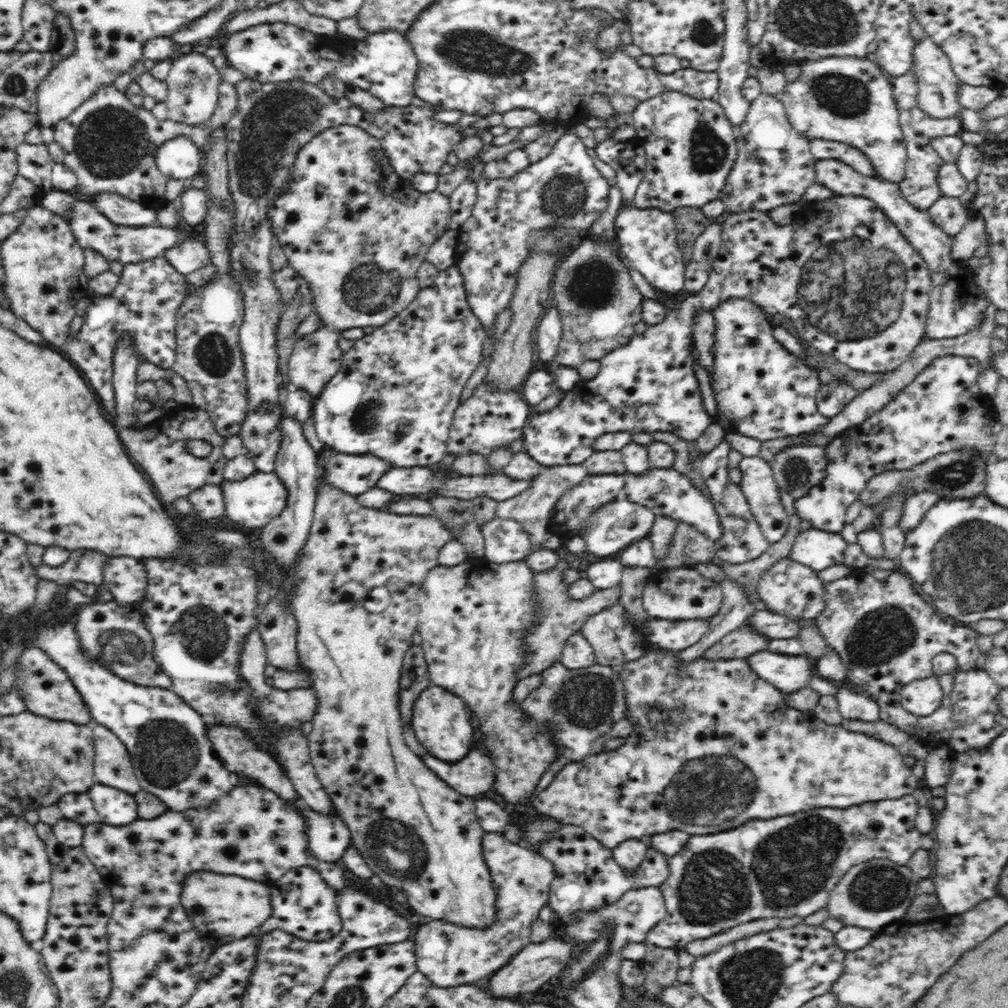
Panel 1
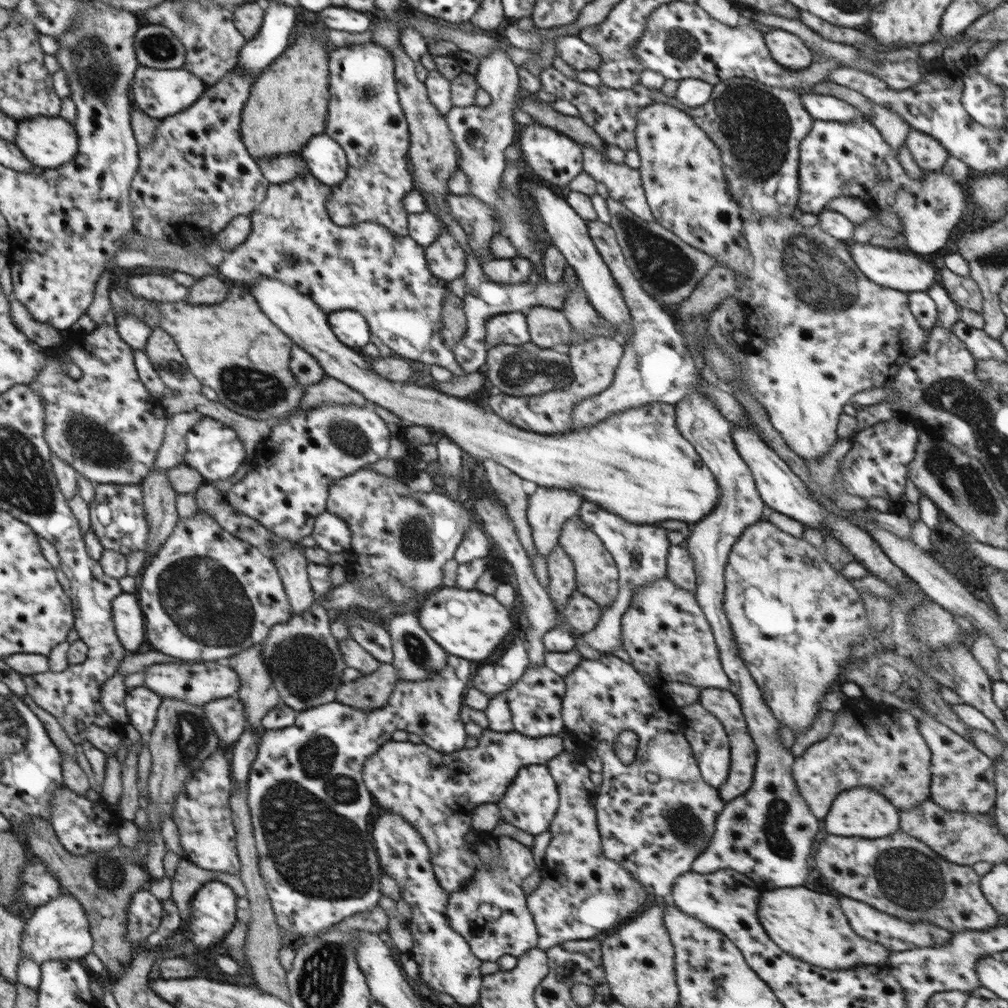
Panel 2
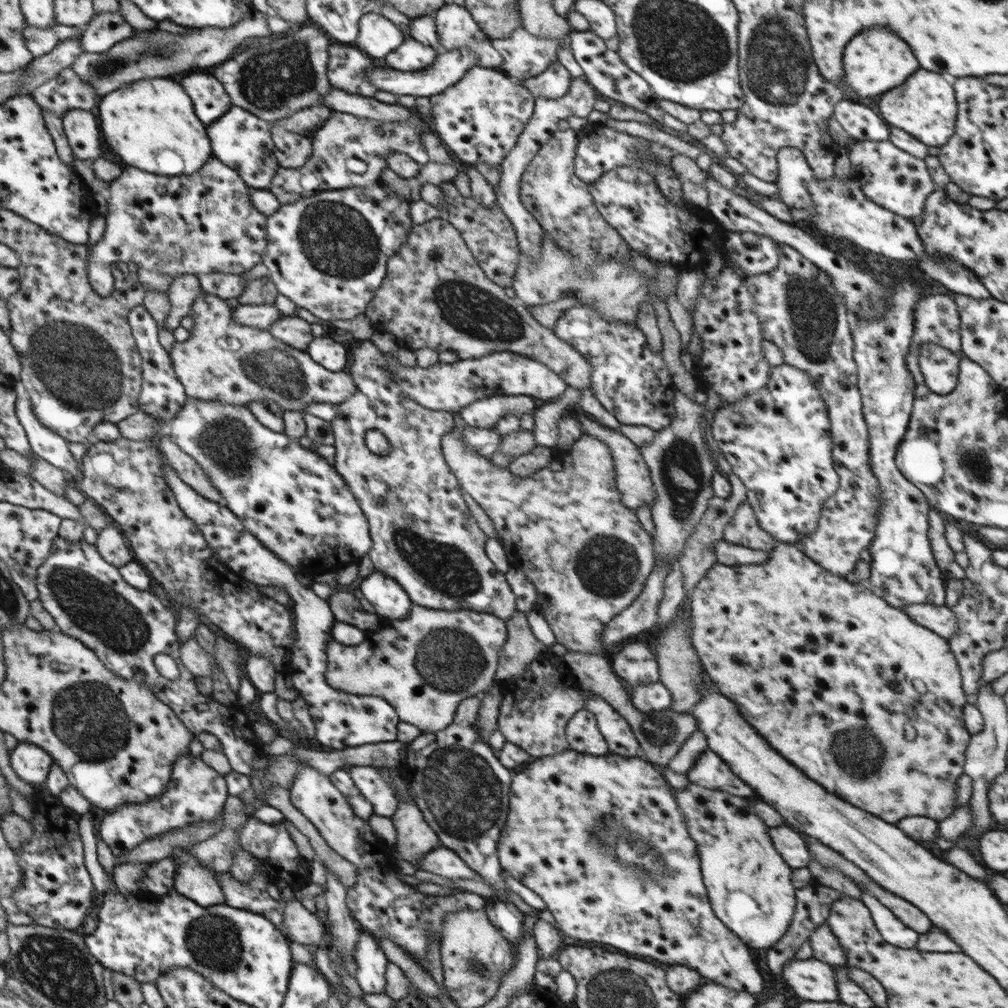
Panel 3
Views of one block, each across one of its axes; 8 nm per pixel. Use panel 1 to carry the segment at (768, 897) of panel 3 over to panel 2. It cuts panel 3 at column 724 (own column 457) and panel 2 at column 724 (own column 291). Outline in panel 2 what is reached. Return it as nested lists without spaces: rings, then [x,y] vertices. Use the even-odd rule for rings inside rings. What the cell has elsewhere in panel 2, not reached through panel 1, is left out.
[[[767,518],[742,532],[724,570],[722,607],[734,633],[738,655],[744,659],[774,717],[798,735],[798,731],[806,731],[814,723],[825,695],[840,689],[839,684],[843,683],[839,682],[839,664],[850,662],[854,643],[862,643],[870,635],[866,606],[852,582],[826,561],[823,550],[778,529]]]

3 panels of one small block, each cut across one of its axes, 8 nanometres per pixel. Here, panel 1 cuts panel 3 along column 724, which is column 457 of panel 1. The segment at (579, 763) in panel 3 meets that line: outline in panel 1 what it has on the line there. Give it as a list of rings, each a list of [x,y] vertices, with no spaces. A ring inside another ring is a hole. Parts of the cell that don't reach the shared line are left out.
[[[484,832],[482,855],[490,871],[490,879],[496,891],[496,916],[494,924],[488,928],[468,928],[446,920],[427,920],[414,934],[414,953],[417,959],[417,971],[424,974],[432,985],[439,988],[478,985],[478,980],[490,978],[530,943],[531,924],[538,918],[538,912],[549,904],[550,884],[554,880],[554,863],[539,852],[510,842],[503,833]]]

